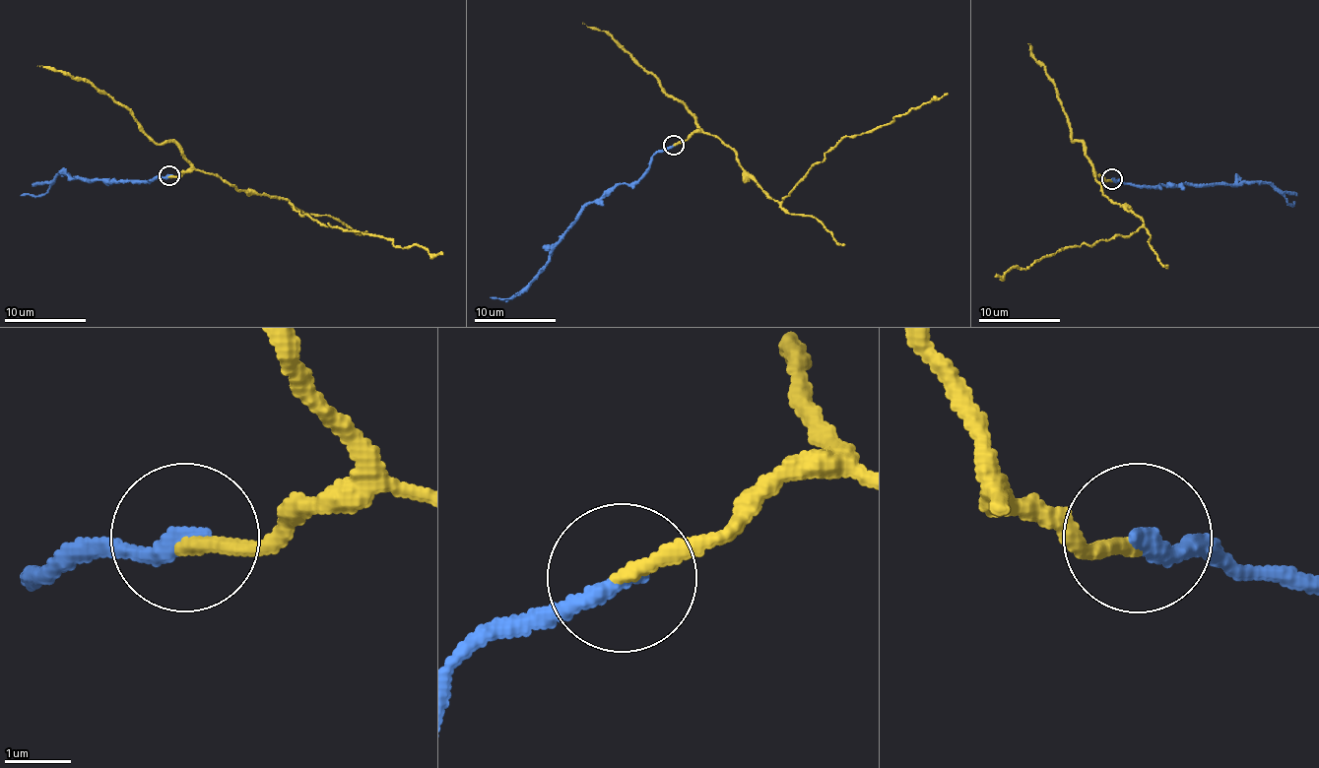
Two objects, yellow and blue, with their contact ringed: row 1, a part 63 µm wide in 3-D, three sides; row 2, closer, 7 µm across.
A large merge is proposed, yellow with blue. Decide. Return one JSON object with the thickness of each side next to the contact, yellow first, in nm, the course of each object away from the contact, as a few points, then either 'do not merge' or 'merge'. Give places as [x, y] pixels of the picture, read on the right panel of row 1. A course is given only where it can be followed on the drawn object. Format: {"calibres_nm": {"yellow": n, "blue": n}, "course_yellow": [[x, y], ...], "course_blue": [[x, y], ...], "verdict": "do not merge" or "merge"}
{"calibres_nm": {"yellow": 240, "blue": 280}, "course_yellow": [[1111, 178], [1095, 172], [1113, 201], [1140, 216], [1142, 225], [1091, 246], [1060, 249], [1025, 270], [995, 274]], "course_blue": [[1111, 178], [1120, 179], [1127, 184], [1154, 187], [1265, 182], [1290, 204], [1294, 203]], "verdict": "merge"}

